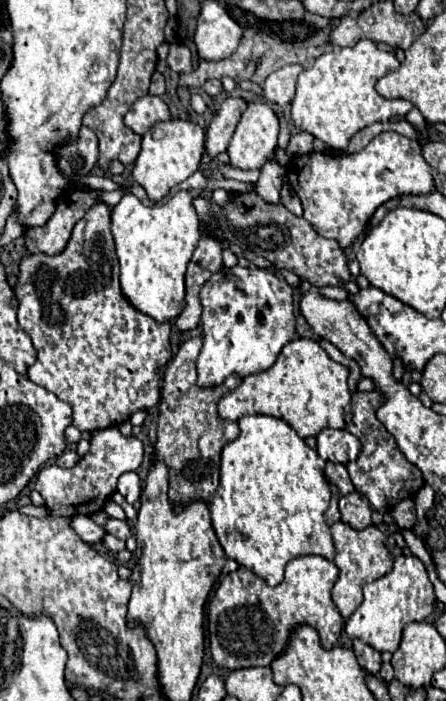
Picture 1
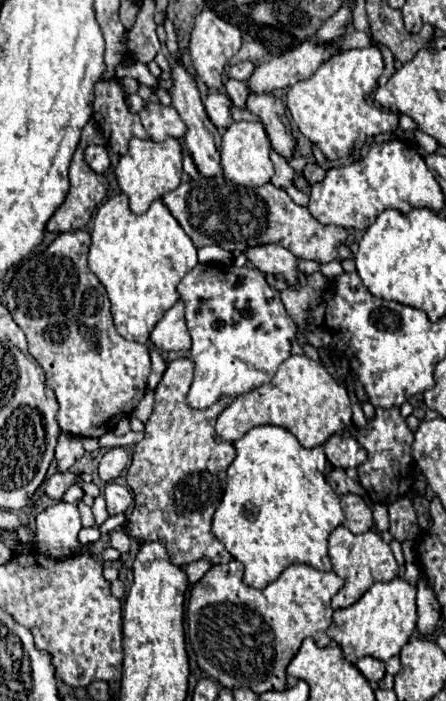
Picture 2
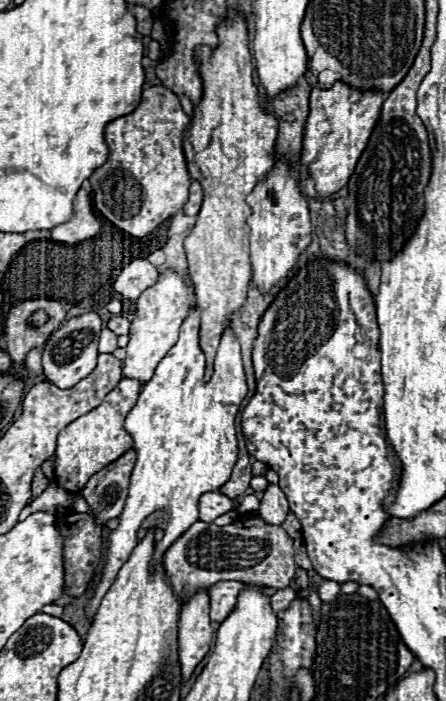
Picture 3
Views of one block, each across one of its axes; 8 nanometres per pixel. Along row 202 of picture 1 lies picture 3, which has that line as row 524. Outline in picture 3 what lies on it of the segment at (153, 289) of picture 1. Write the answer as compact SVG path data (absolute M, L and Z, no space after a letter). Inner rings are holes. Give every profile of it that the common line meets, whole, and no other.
M190 308L188 318L182 322L180 328L180 338L178 342L168 350L168 354L162 358L162 362L156 368L156 374L152 376L150 382L144 384L144 390L140 392L140 398L136 406L128 412L124 428L134 440L134 450L136 450L136 466L130 476L128 484L128 498L124 504L124 510L120 514L118 526L110 532L108 536L108 548L106 548L106 558L104 566L100 572L100 582L96 582L92 596L88 598L86 604L86 616L92 622L96 616L96 610L102 602L102 596L108 592L112 586L116 572L122 568L122 564L128 560L132 550L138 544L138 530L142 528L142 522L152 516L152 514L162 514L166 530L162 540L158 540L152 556L152 566L158 566L164 558L164 552L172 542L176 542L194 522L198 522L198 498L200 494L206 494L208 490L218 490L228 482L232 474L232 466L236 464L238 458L238 438L236 438L236 414L240 410L242 400L246 398L246 378L244 378L244 368L242 368L242 356L240 356L240 344L230 328L224 330L222 342L218 346L216 354L216 366L214 366L214 376L210 382L204 382L204 354L198 346L198 330L200 330L200 312L198 308Z

